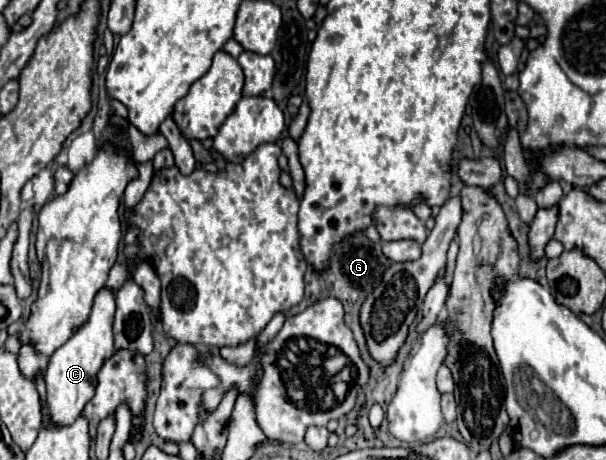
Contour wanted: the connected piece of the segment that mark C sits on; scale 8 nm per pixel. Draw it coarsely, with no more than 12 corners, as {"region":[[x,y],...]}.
{"region":[[102,288],[88,320],[46,370],[46,412],[70,426],[114,354],[114,294]]}

